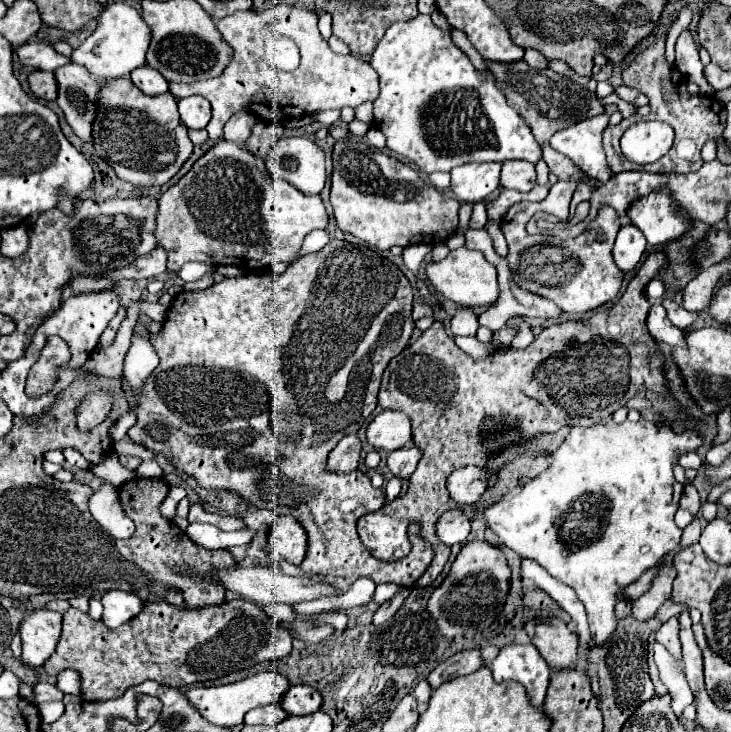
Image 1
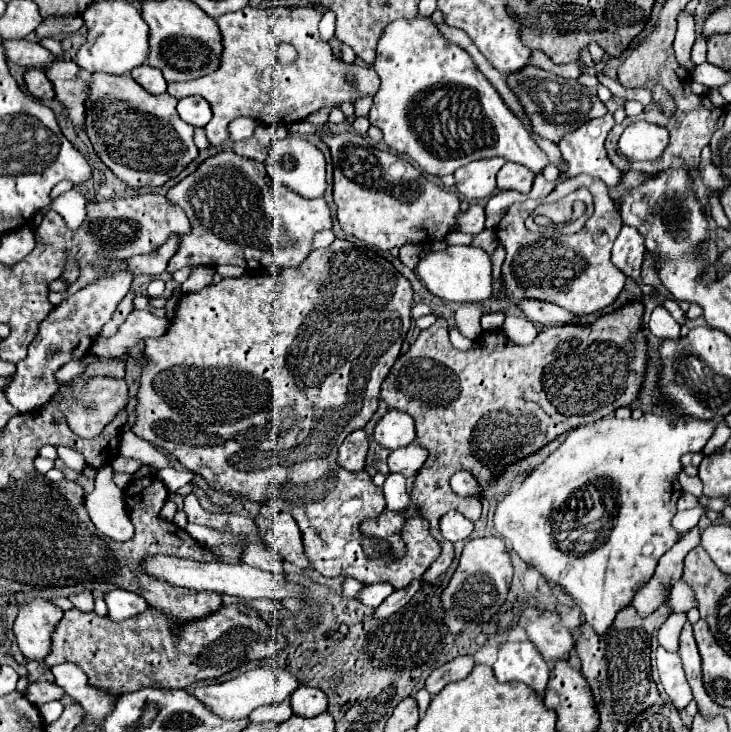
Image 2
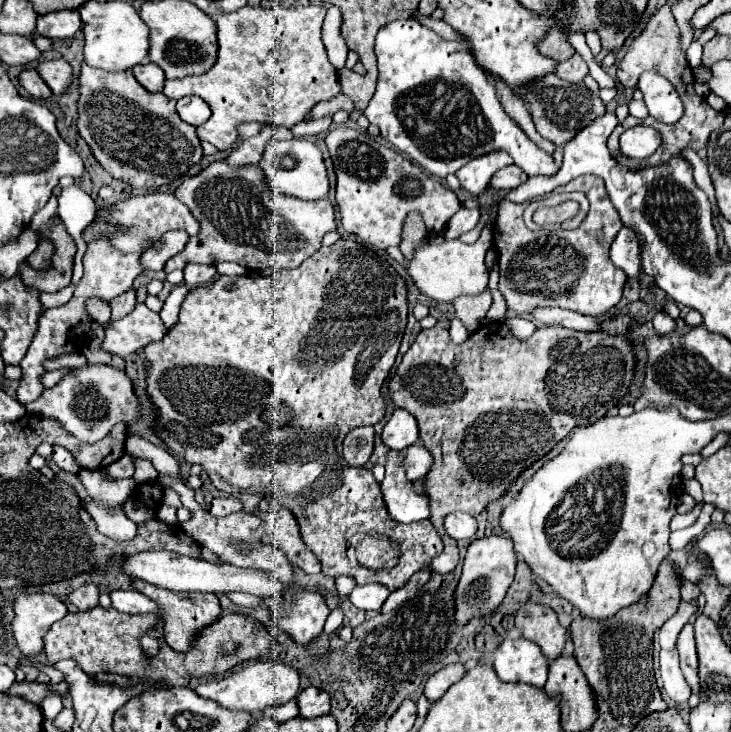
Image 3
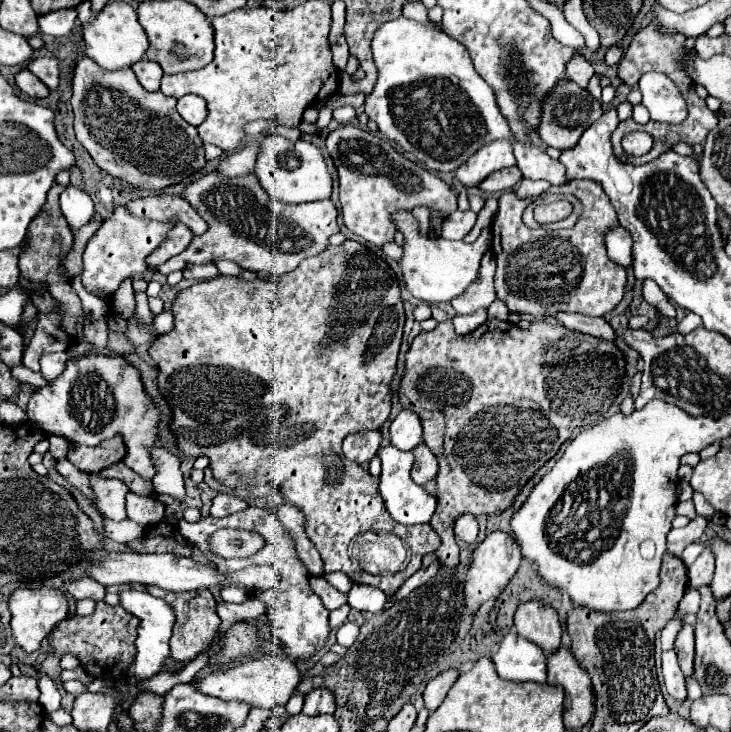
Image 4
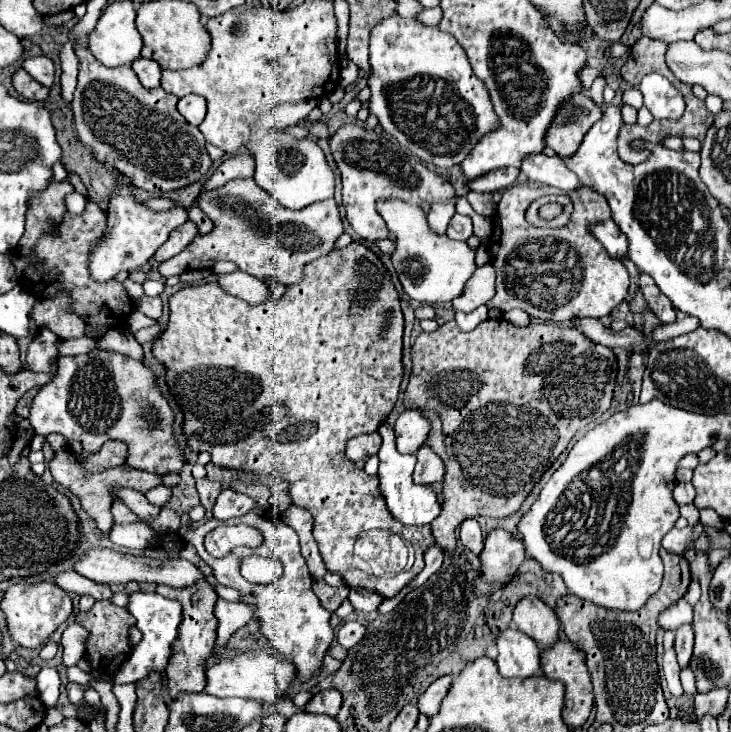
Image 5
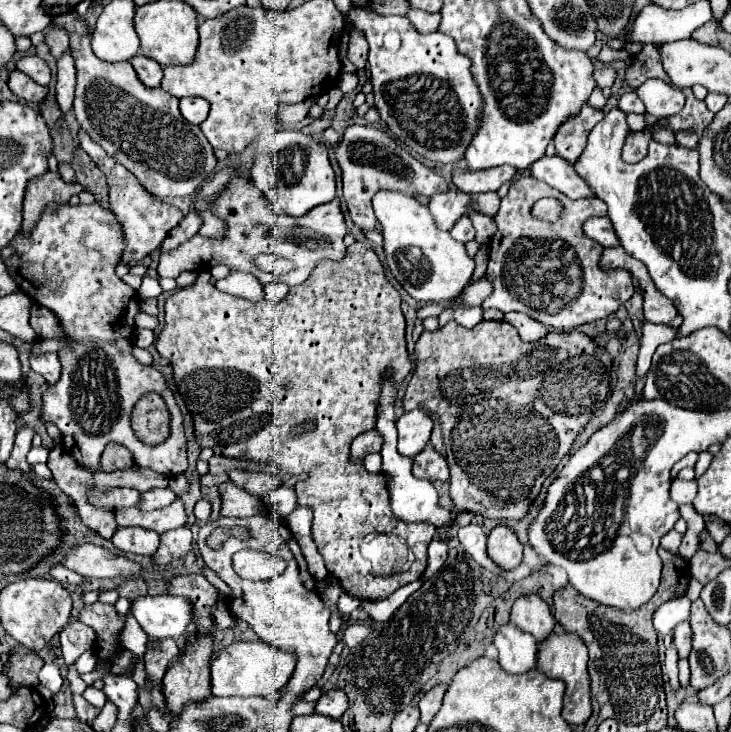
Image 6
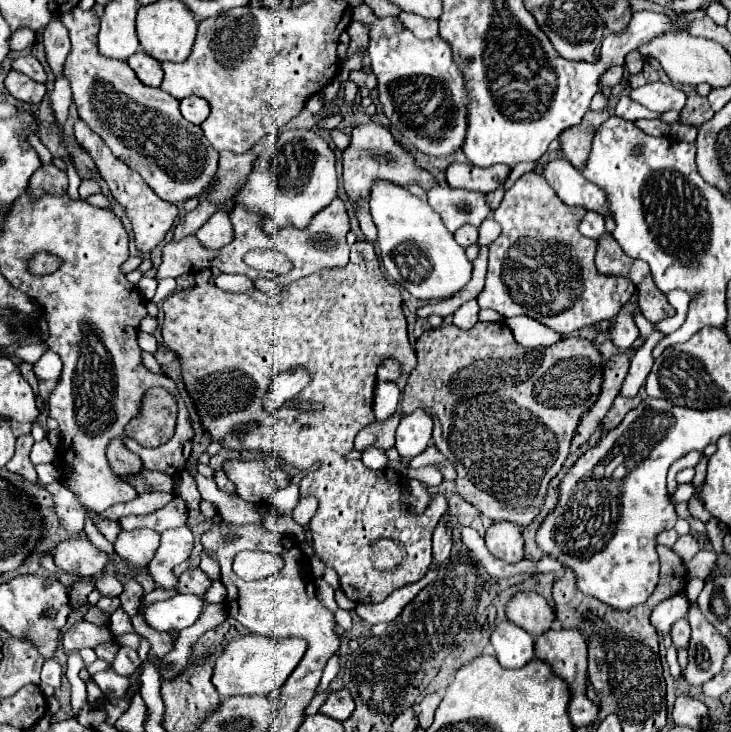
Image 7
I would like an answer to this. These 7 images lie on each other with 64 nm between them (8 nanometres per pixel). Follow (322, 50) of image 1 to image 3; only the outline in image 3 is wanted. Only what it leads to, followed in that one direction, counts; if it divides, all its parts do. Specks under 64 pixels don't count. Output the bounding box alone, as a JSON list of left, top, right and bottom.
[164,4,342,150]

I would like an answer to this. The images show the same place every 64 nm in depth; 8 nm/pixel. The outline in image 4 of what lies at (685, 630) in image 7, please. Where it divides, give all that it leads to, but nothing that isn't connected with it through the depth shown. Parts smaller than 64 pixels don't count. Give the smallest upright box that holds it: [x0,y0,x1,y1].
[676,624,694,676]

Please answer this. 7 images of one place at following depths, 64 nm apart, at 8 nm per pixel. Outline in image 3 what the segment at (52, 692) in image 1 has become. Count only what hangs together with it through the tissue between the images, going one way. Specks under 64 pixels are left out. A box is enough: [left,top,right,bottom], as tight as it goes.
[8,682,68,706]

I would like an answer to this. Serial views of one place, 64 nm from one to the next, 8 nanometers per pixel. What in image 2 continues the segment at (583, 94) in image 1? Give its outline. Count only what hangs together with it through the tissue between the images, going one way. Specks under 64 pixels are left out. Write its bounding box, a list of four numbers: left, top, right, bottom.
[506,66,606,142]

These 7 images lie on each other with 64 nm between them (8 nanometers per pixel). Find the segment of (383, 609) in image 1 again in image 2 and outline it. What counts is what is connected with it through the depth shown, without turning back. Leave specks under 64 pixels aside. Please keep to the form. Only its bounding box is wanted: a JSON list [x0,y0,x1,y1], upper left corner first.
[374,580,420,620]

